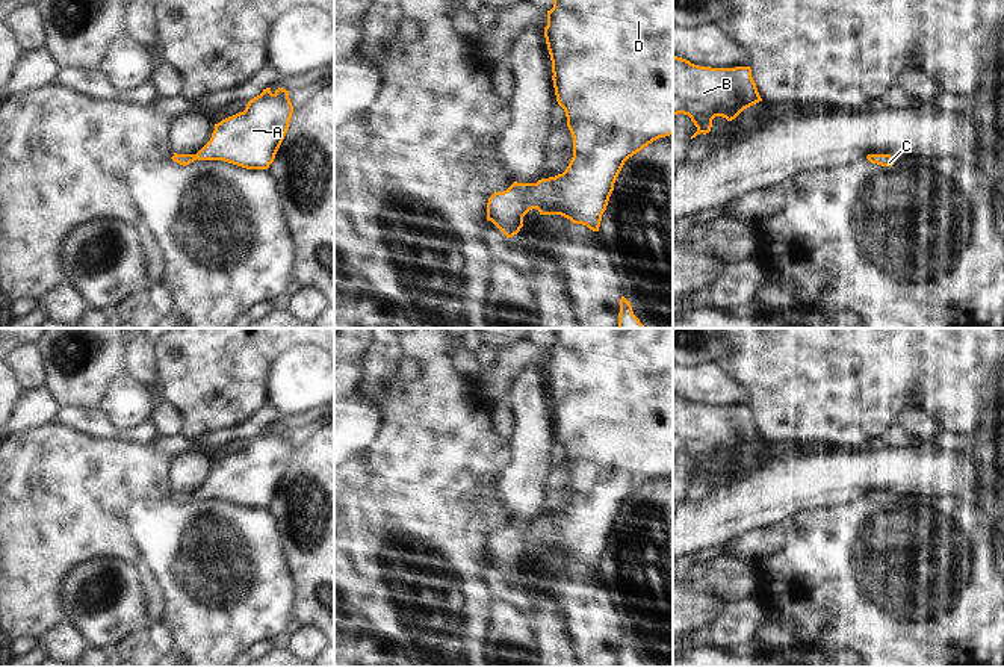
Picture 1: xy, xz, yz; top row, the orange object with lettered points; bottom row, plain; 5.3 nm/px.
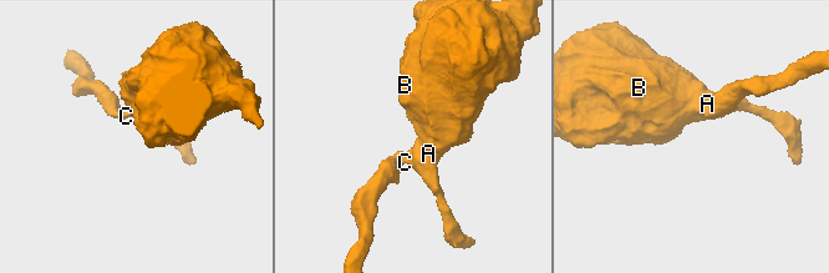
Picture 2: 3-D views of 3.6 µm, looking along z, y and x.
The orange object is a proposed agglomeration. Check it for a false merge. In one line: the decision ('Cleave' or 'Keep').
Keep

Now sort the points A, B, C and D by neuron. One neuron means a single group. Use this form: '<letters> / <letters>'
A B C D

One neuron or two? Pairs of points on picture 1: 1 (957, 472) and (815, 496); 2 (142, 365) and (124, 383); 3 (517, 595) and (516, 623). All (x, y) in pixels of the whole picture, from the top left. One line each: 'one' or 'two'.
1: one
2: two
3: two

